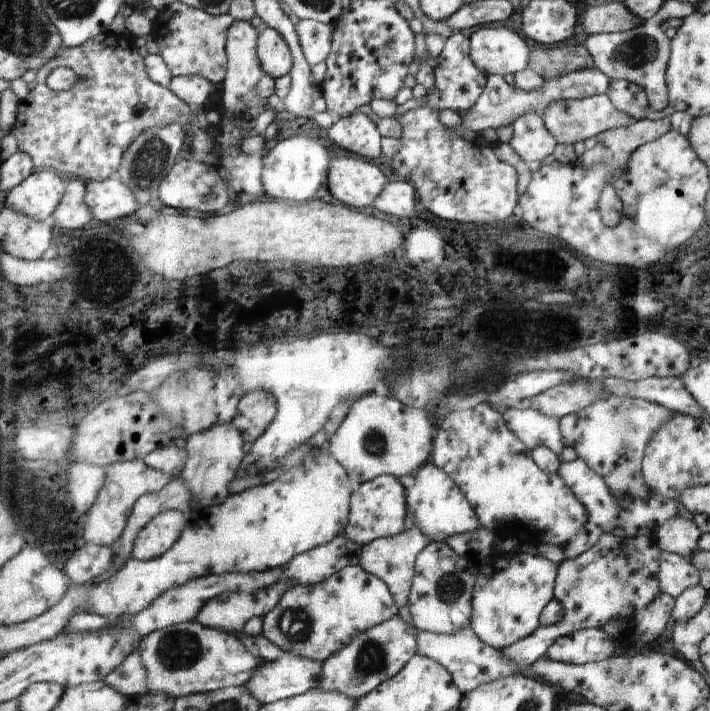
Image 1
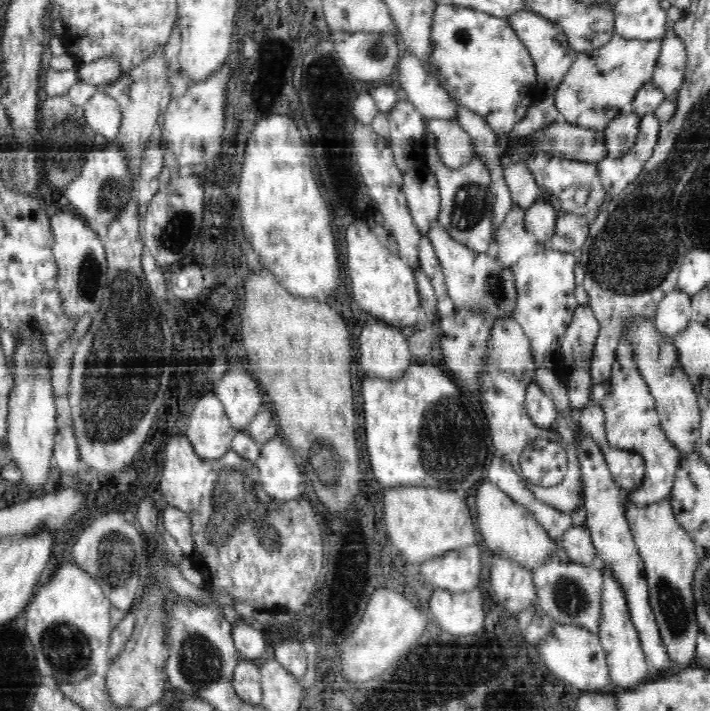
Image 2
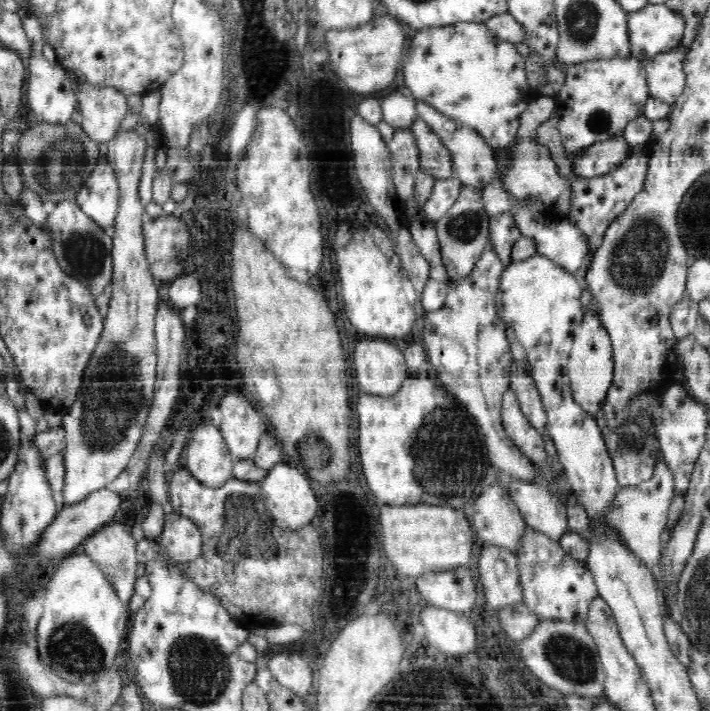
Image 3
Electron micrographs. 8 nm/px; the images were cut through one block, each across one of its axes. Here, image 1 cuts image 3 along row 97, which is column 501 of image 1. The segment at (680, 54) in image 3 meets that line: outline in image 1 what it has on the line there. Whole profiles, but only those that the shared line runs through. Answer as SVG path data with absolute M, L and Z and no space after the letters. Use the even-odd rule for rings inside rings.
M470 627L460 630L456 634L440 634L418 631L417 629L413 631L416 635L416 655L431 658L434 662L440 663L440 666L444 666L463 694L470 692L470 690L476 690L478 686L488 682L494 682L498 678L506 678L506 676L512 676L516 672L529 673L531 670L531 666L523 669L518 664L506 660L500 650L484 644Z

